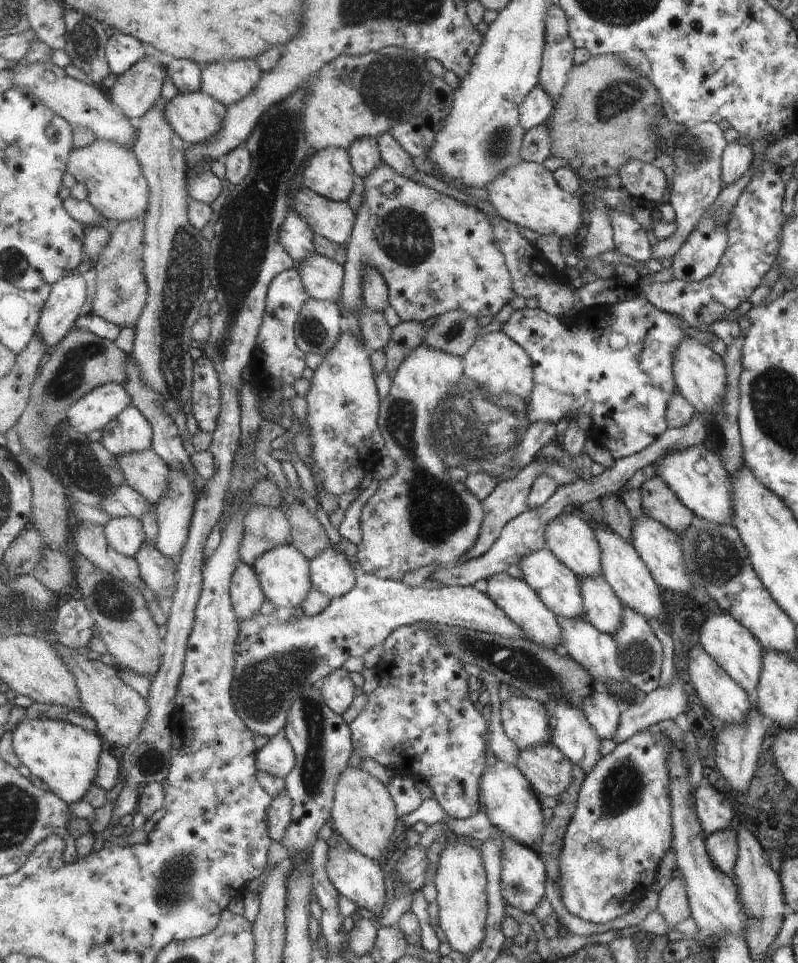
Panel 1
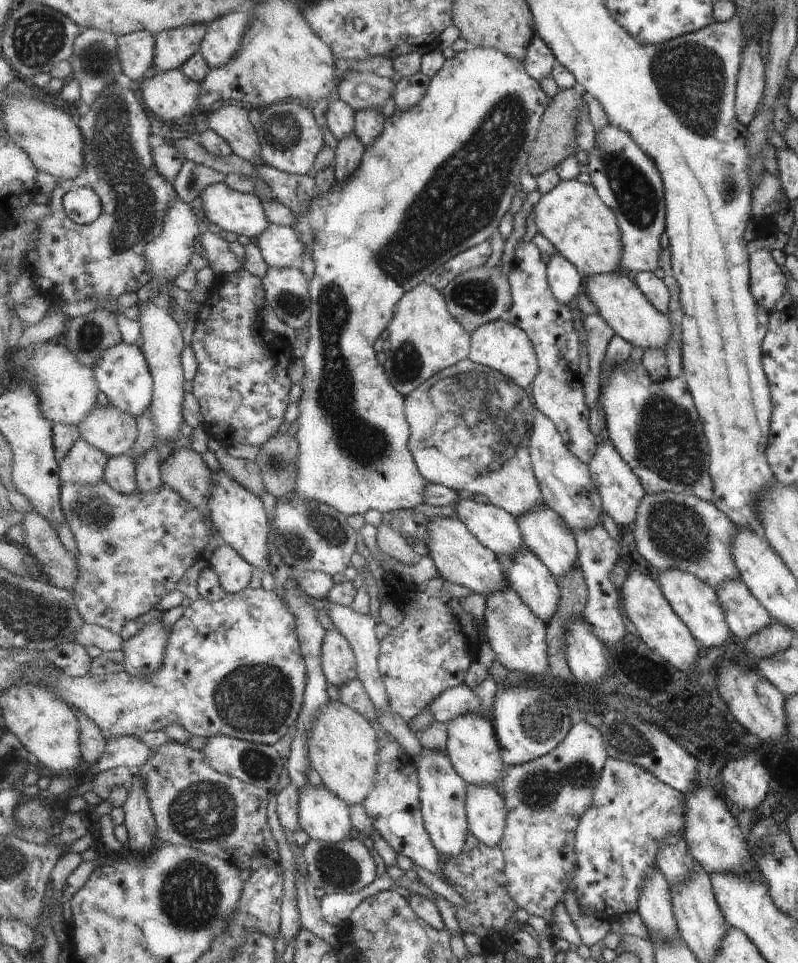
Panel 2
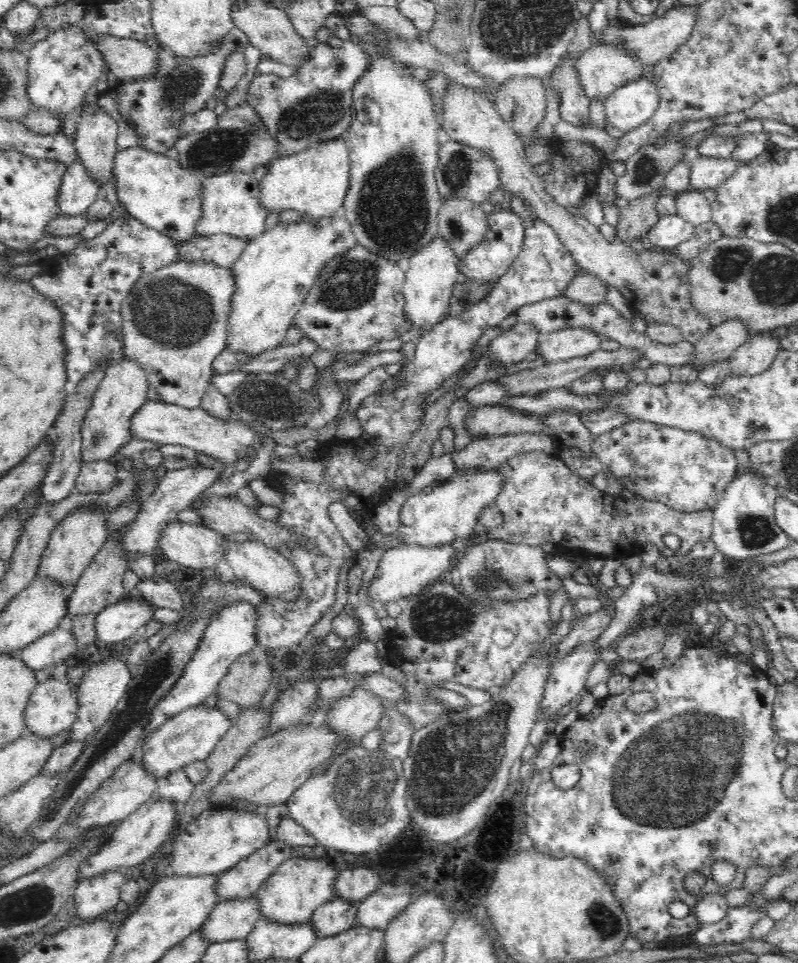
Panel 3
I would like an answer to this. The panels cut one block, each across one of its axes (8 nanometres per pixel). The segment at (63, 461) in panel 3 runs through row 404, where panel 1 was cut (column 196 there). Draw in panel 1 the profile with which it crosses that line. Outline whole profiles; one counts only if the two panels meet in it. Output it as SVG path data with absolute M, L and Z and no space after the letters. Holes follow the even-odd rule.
M169 59L166 62L168 76L181 94L202 91L203 67L187 59Z

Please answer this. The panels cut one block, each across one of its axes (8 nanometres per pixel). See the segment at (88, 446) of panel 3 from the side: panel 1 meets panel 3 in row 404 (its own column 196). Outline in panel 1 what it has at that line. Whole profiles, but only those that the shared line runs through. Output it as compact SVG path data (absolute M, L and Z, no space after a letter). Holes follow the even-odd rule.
M203 91L178 93L165 104L165 118L189 145L209 142L223 130L224 104Z

